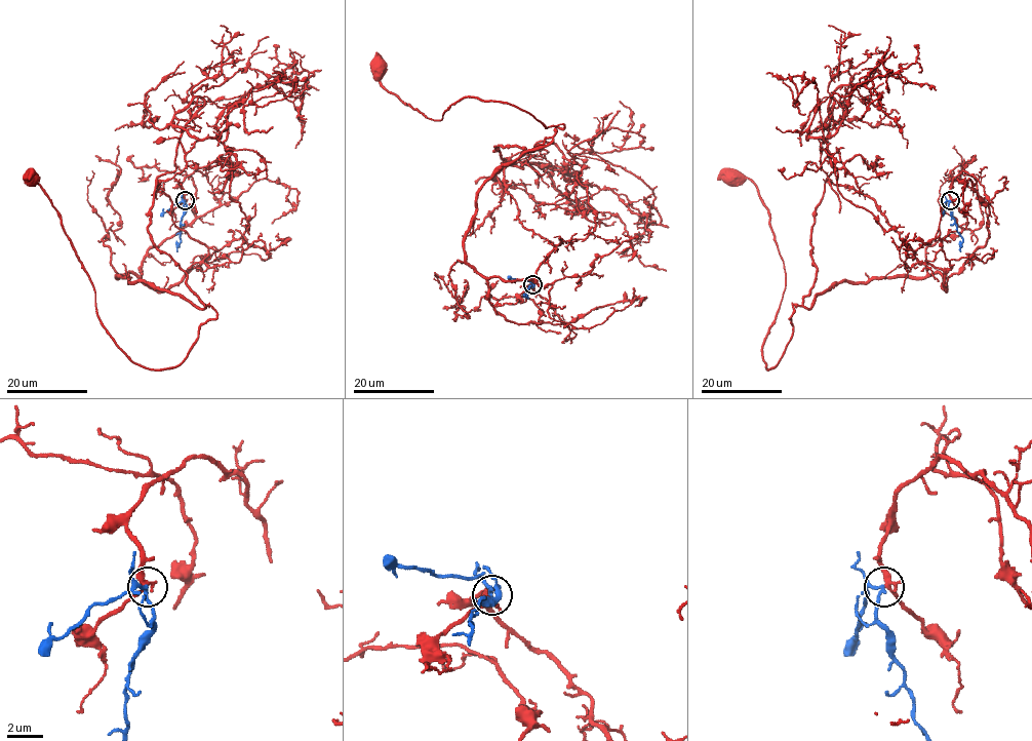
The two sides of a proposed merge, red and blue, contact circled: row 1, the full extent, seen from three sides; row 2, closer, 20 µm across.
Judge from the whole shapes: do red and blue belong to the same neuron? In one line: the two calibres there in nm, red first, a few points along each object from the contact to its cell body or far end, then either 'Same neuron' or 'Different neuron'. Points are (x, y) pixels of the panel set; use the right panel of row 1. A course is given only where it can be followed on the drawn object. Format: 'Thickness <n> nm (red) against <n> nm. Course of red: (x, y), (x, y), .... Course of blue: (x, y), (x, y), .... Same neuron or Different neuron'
Thickness 280 nm (red) against 180 nm. Course of red: (950, 200), (961, 170), (989, 200), (959, 271), (793, 305), (767, 369), (785, 269), (757, 186), (730, 179). Course of blue: (950, 200), (948, 209), (962, 238), (960, 250). Same neuron

